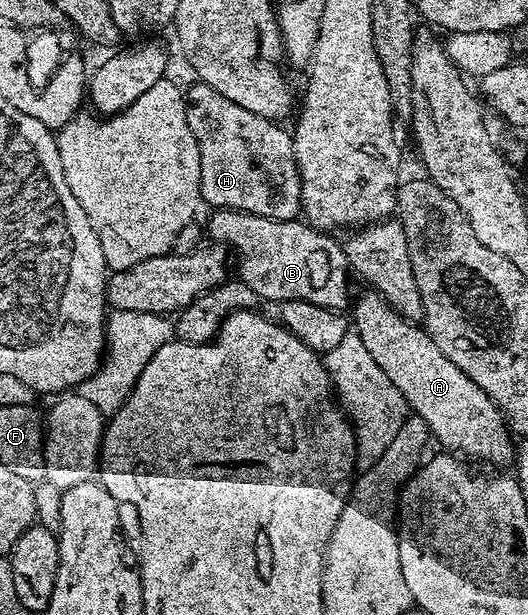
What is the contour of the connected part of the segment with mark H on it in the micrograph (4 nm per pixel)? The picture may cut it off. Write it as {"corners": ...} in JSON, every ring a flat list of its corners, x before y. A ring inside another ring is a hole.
{"corners":[[195,82,185,92,185,118,200,150,201,197,212,209,240,210,277,221,295,220,301,212,302,188,295,167,293,136,277,122,270,122,239,107,212,90,207,84]]}

